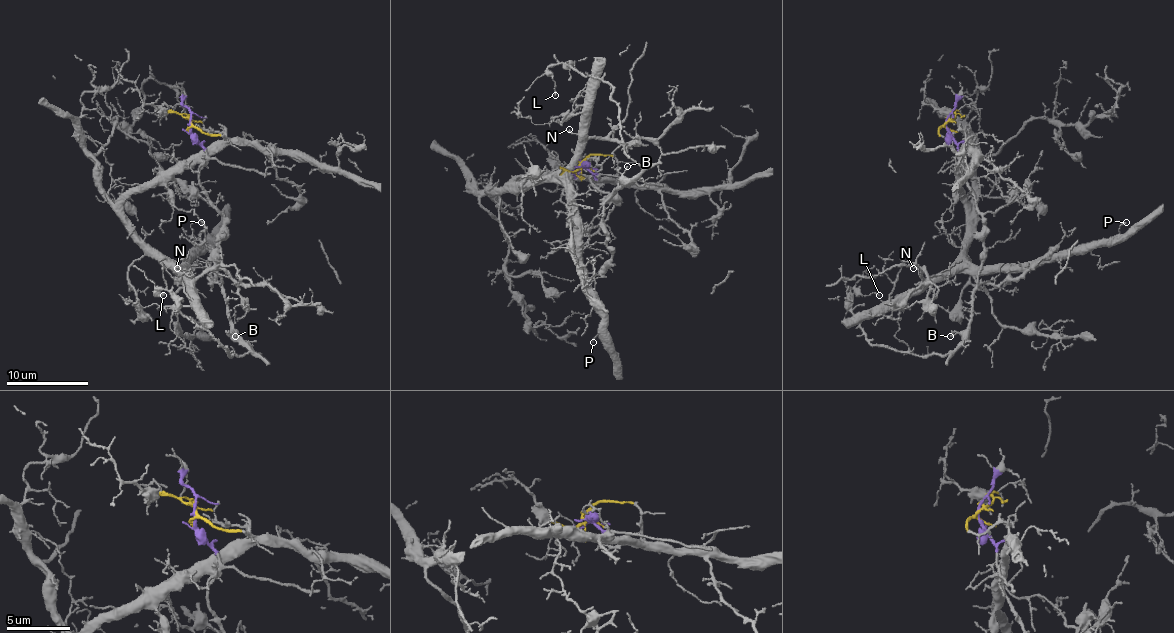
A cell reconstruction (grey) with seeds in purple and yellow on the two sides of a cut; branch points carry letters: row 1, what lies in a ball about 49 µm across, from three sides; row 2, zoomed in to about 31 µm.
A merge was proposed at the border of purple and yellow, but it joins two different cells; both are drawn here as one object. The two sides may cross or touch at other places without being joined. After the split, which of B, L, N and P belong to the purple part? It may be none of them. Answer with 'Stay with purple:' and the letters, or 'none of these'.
Stay with purple: B, L

